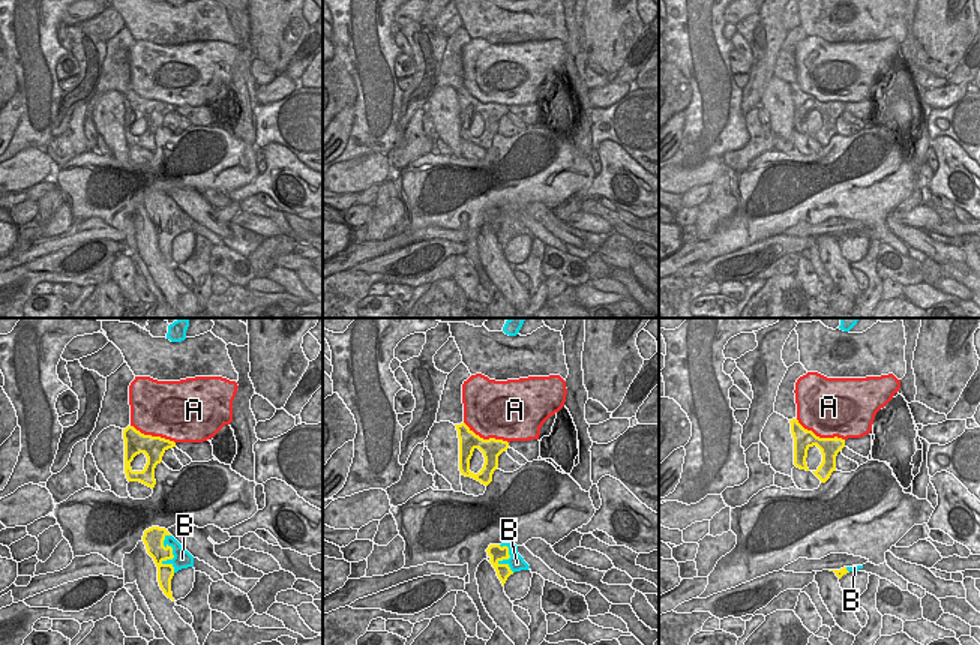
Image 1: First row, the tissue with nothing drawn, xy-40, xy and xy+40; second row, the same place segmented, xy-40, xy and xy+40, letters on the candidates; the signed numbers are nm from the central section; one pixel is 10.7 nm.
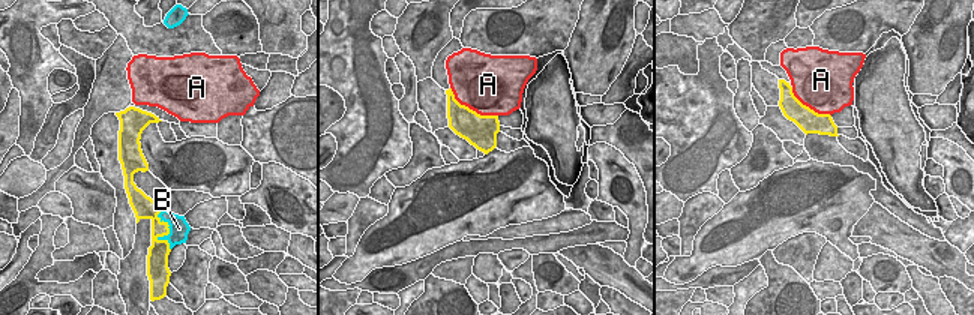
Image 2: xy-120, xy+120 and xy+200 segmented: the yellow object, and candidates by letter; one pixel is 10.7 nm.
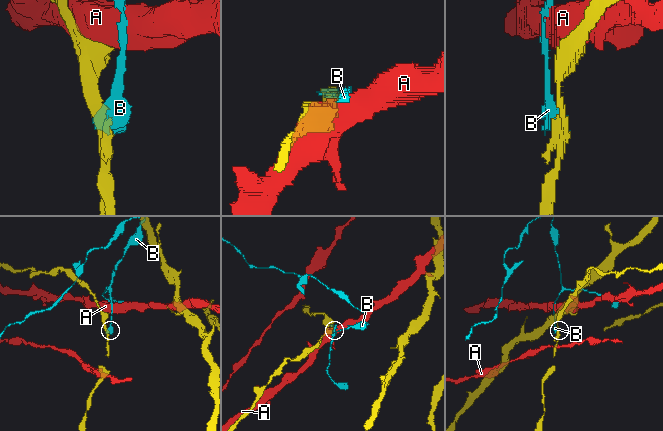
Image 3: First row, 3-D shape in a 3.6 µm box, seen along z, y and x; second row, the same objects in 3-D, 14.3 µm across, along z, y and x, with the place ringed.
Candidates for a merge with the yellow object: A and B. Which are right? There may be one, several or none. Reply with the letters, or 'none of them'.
none of them

